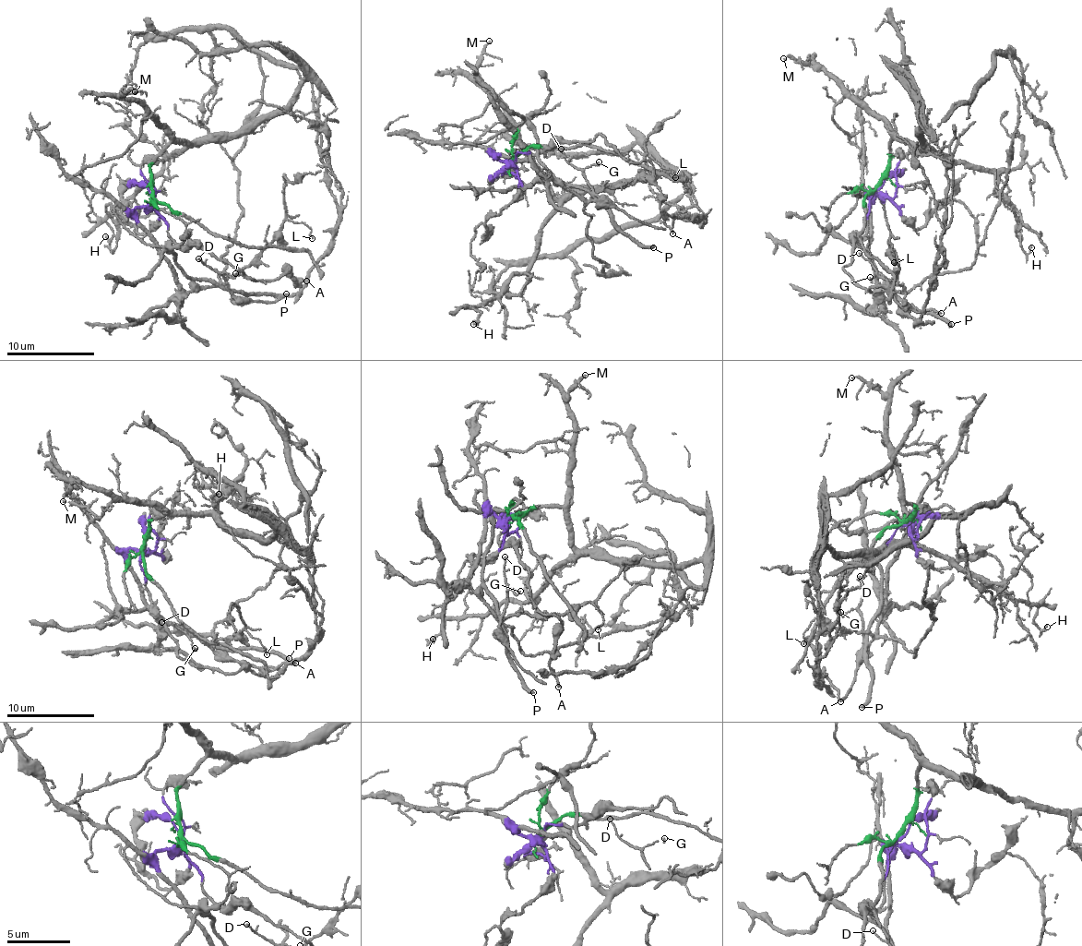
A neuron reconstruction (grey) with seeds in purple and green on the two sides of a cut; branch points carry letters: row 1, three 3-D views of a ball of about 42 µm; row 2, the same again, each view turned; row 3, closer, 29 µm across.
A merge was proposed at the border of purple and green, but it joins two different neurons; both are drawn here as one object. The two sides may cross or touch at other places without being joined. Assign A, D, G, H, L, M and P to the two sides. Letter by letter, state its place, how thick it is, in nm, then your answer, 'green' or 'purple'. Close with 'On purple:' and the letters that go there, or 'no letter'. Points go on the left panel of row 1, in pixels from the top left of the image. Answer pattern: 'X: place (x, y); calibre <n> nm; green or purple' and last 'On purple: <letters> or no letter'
A: place (306, 281); calibre 170 nm; purple
D: place (198, 258); calibre 70 nm; purple
G: place (235, 273); calibre 130 nm; purple
H: place (105, 236); calibre 100 nm; green
L: place (312, 238); calibre 110 nm; purple
M: place (135, 91); calibre 140 nm; green
P: place (286, 293); calibre 320 nm; purple
On purple: A, D, G, L, P

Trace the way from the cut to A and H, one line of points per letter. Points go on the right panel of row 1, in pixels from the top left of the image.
A: (880, 187), (869, 201), (853, 257), (843, 269), (871, 292), (882, 285), (899, 304), (942, 313)
H: (880, 187), (894, 139), (988, 170), (996, 176), (996, 193), (1013, 207), (1021, 248), (1028, 254), (1032, 246)

